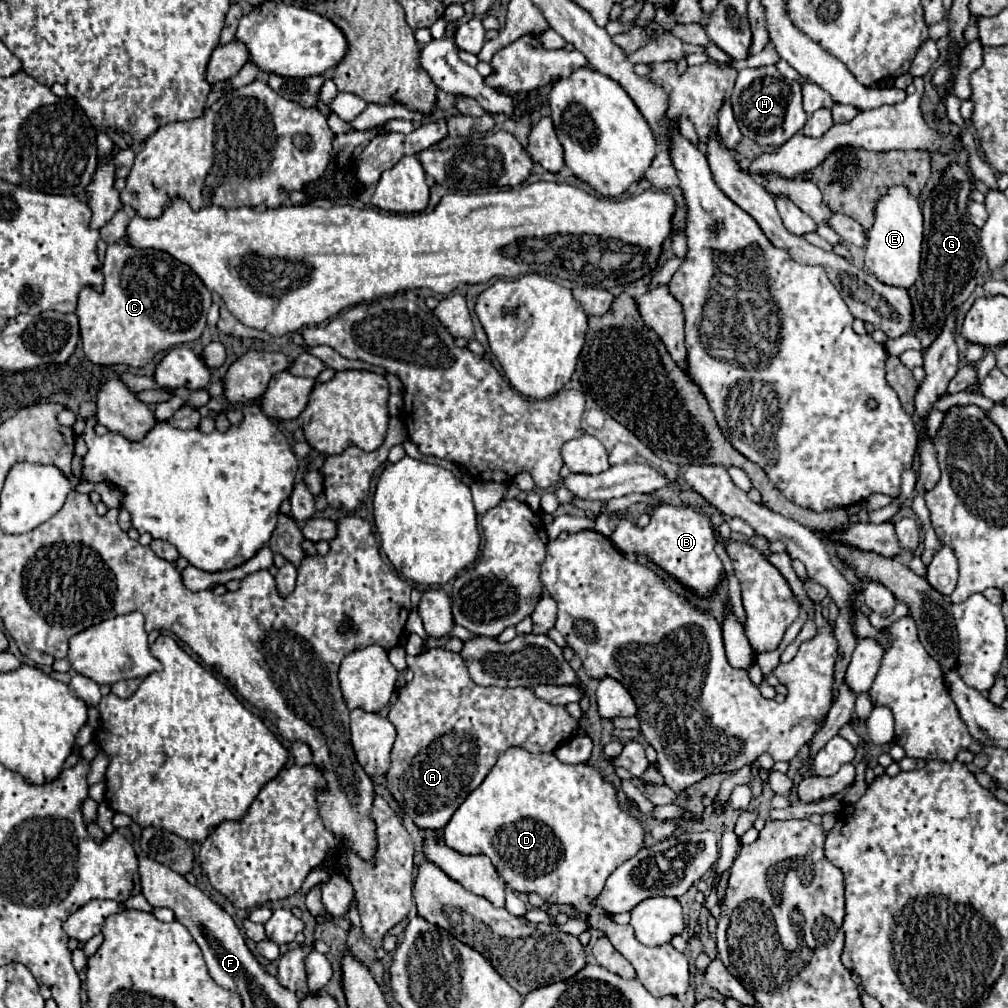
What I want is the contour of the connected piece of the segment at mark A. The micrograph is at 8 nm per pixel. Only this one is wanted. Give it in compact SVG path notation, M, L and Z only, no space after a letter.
M429 648L415 658L407 656L407 666L415 676L401 688L399 698L387 716L397 730L397 740L391 750L387 790L421 830L441 830L469 792L485 780L507 748L521 746L529 752L553 752L563 740L585 732L563 706L553 706L535 698L531 688L483 688L475 684L463 658L445 648Z

